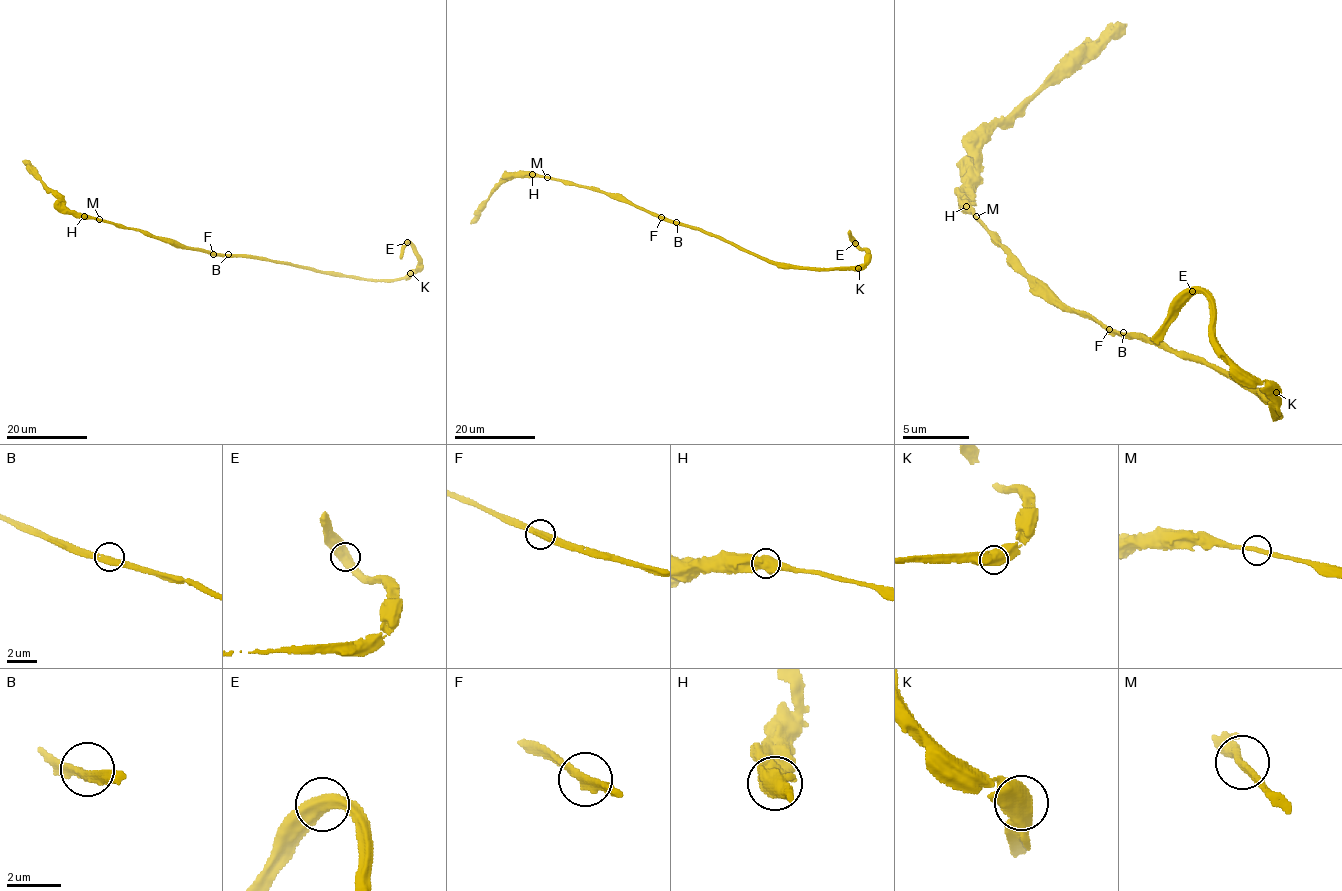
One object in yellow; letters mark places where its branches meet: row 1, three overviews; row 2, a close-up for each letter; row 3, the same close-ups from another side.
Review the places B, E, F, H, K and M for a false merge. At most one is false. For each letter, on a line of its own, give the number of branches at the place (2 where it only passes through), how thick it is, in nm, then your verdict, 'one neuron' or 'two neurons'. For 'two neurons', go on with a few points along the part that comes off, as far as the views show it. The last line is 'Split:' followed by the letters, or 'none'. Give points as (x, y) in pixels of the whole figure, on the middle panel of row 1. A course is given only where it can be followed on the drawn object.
B: branches 2; calibre 360 nm; one neuron
E: branches 2; calibre 600 nm; one neuron
F: branches 2; calibre 400 nm; one neuron
H: branches 2; calibre 750 nm; one neuron
K: branches 2; calibre 750 nm; one neuron
M: branches 2; calibre 280 nm; one neuron
Split: none

